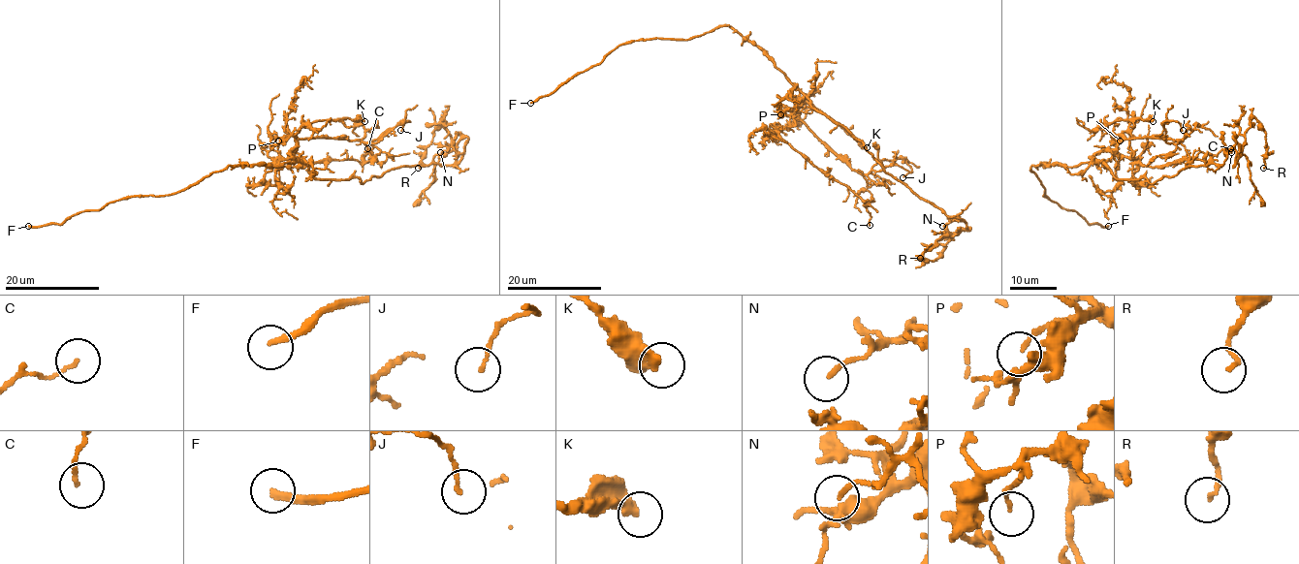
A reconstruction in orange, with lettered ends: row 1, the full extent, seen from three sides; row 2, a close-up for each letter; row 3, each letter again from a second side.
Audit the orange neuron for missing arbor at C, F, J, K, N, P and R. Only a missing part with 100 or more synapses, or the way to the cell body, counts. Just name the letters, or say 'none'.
F

